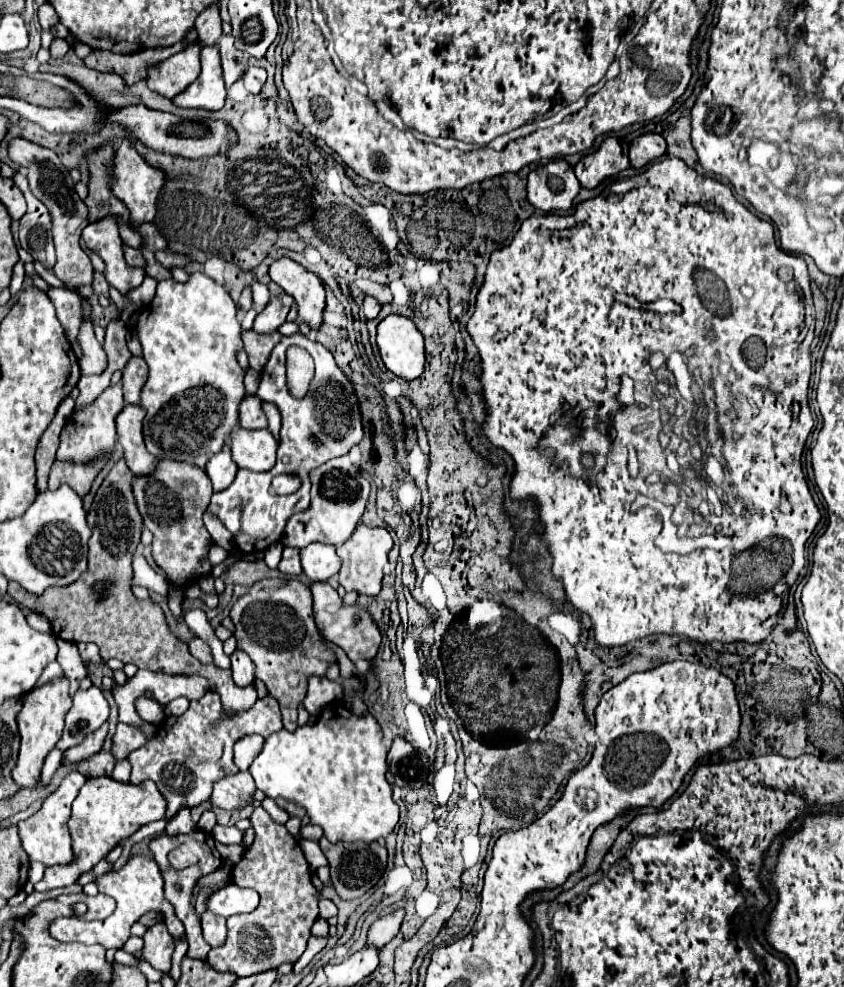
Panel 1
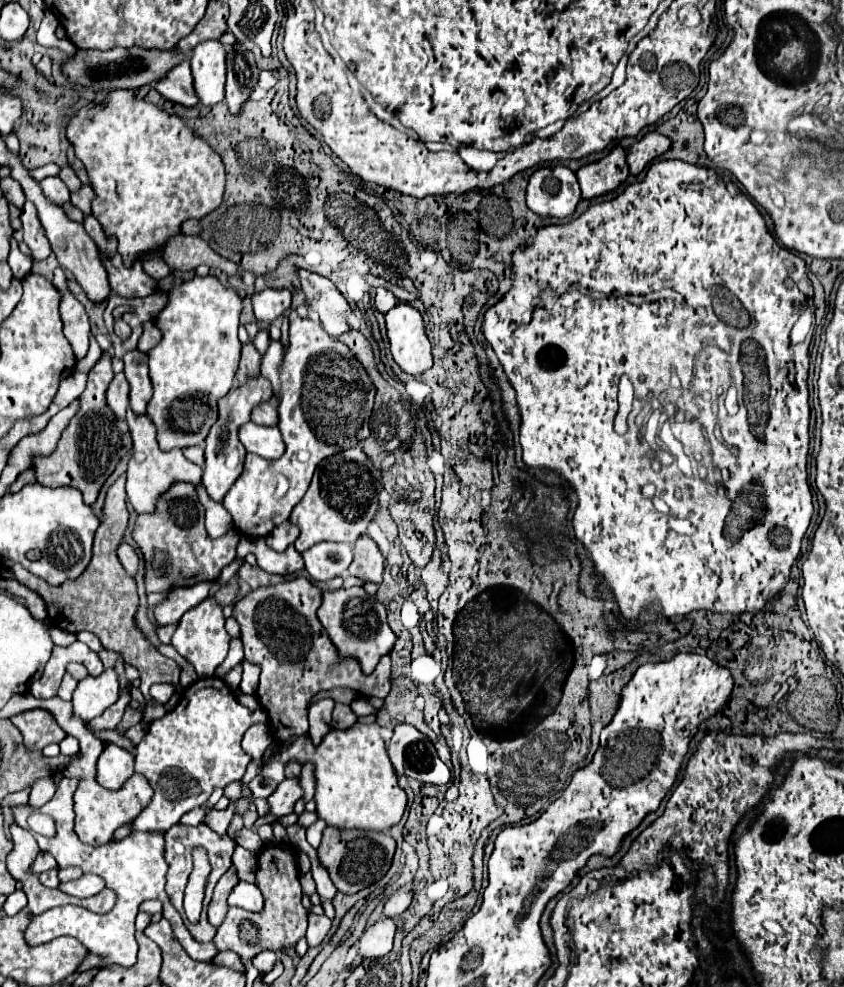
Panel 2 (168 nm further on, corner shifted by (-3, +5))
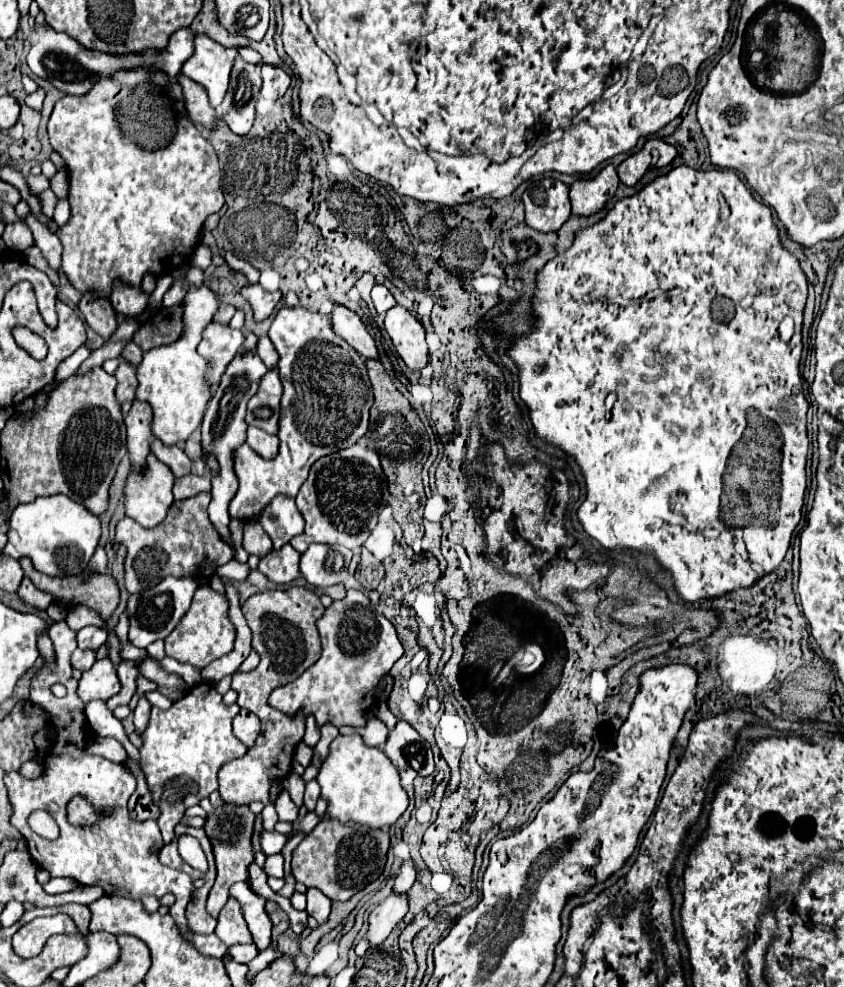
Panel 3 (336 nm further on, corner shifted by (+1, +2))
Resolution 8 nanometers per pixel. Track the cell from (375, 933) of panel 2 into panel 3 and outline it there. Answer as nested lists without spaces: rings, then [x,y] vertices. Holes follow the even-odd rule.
[[[392,892],[386,900],[382,900],[370,914],[370,928],[366,938],[372,946],[380,946],[388,934],[398,926],[398,922],[408,912],[408,894]]]

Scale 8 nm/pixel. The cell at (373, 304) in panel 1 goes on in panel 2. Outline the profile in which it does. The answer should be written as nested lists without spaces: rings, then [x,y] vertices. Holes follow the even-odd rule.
[[[378,287],[376,295],[374,295],[374,305],[380,313],[386,313],[396,305],[396,297],[390,291],[386,291],[384,287]]]

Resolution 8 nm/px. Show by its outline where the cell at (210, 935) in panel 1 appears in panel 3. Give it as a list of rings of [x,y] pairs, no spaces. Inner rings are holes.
[[[224,802],[220,808],[214,808],[214,812],[210,812],[206,816],[204,832],[210,838],[214,860],[216,860],[216,882],[208,894],[206,910],[214,918],[218,916],[222,906],[226,904],[226,900],[230,896],[228,894],[230,886],[238,880],[248,878],[248,866],[254,862],[254,852],[252,852],[254,820],[256,820],[256,814],[248,806],[236,806],[236,804],[228,804],[228,802]]]

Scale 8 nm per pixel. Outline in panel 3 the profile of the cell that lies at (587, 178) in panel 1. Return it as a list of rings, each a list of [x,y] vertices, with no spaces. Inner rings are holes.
[[[612,164],[602,168],[600,174],[594,178],[576,180],[570,186],[572,216],[592,216],[600,212],[606,206],[606,202],[614,196],[618,184],[620,180]]]

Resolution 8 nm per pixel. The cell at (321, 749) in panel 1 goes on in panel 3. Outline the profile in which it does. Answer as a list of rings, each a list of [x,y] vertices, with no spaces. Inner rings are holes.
[[[358,734],[338,736],[332,742],[330,756],[322,764],[316,780],[322,788],[322,798],[328,800],[328,818],[382,828],[394,824],[408,808],[408,796],[400,786],[394,764],[378,748],[366,746]]]

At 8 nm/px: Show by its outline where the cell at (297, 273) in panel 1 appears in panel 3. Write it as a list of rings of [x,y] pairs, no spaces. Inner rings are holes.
[[[338,306],[338,310],[332,312],[332,324],[334,332],[338,332],[350,346],[354,346],[358,354],[370,360],[380,360],[374,338],[368,334],[364,322],[354,312],[344,306]]]

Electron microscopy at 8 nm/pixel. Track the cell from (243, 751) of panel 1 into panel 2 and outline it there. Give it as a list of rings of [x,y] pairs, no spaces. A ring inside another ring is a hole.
[[[258,723],[258,725],[252,725],[252,727],[246,731],[246,735],[244,735],[244,739],[242,739],[242,749],[244,749],[252,759],[260,759],[262,753],[268,749],[270,741],[272,741],[272,733],[270,733],[268,725]]]

